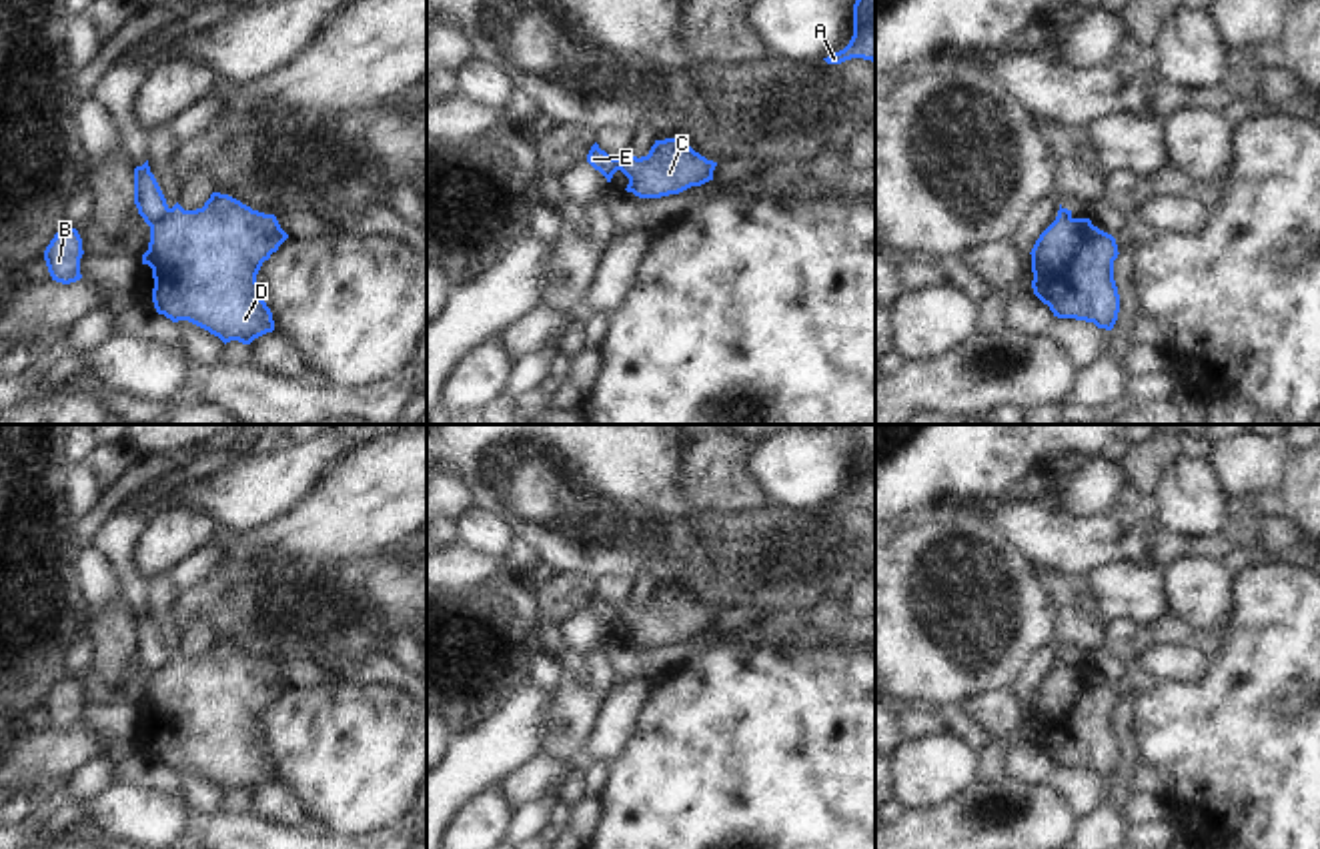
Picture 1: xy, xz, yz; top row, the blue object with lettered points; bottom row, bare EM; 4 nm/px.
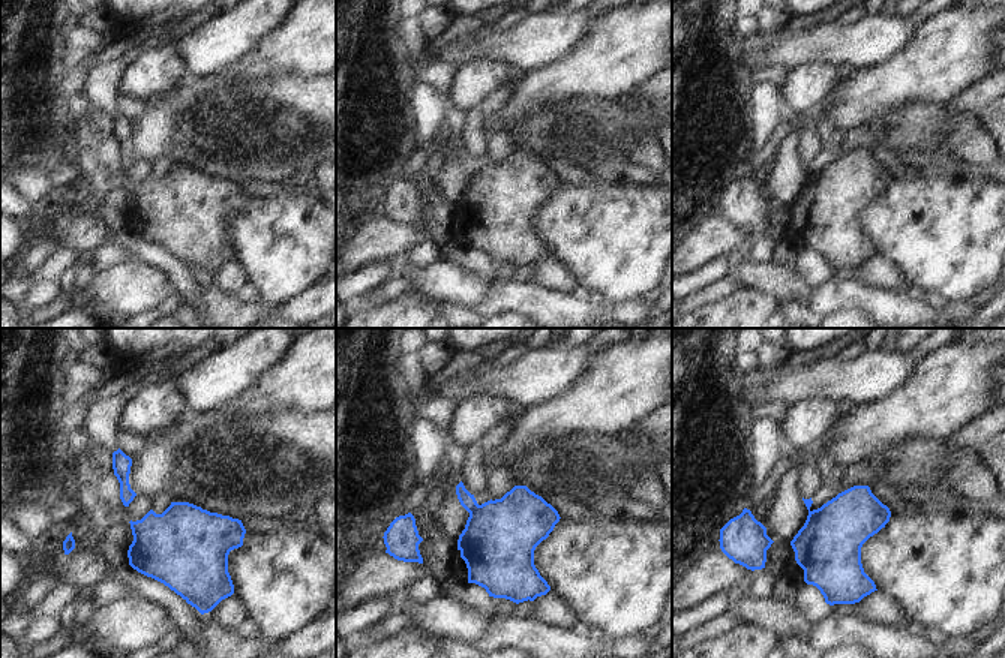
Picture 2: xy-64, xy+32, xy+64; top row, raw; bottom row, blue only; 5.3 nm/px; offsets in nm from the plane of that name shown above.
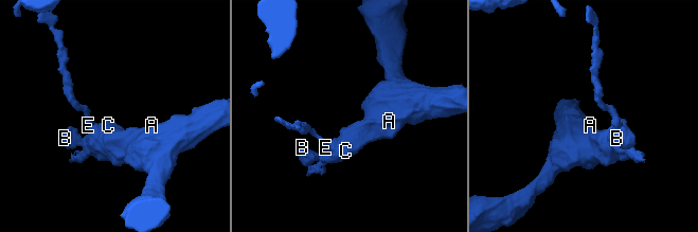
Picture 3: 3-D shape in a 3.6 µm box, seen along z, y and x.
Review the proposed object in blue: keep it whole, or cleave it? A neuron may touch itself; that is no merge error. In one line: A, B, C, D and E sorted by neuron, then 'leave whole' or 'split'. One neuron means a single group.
groups A B C D / E; split

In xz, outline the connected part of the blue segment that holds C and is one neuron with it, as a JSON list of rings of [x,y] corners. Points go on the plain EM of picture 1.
[[[679,587],[655,589],[647,605],[637,607],[625,601],[615,611],[617,619],[629,627],[625,639],[639,647],[661,647],[701,635],[713,629],[717,615]]]

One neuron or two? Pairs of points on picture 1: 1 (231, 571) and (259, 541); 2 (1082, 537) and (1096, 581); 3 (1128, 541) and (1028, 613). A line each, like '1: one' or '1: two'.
1: two
2: two
3: two

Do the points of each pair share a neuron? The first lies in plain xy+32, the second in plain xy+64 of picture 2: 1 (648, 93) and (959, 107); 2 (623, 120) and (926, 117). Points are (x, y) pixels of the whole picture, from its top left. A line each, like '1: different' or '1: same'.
1: same
2: same

